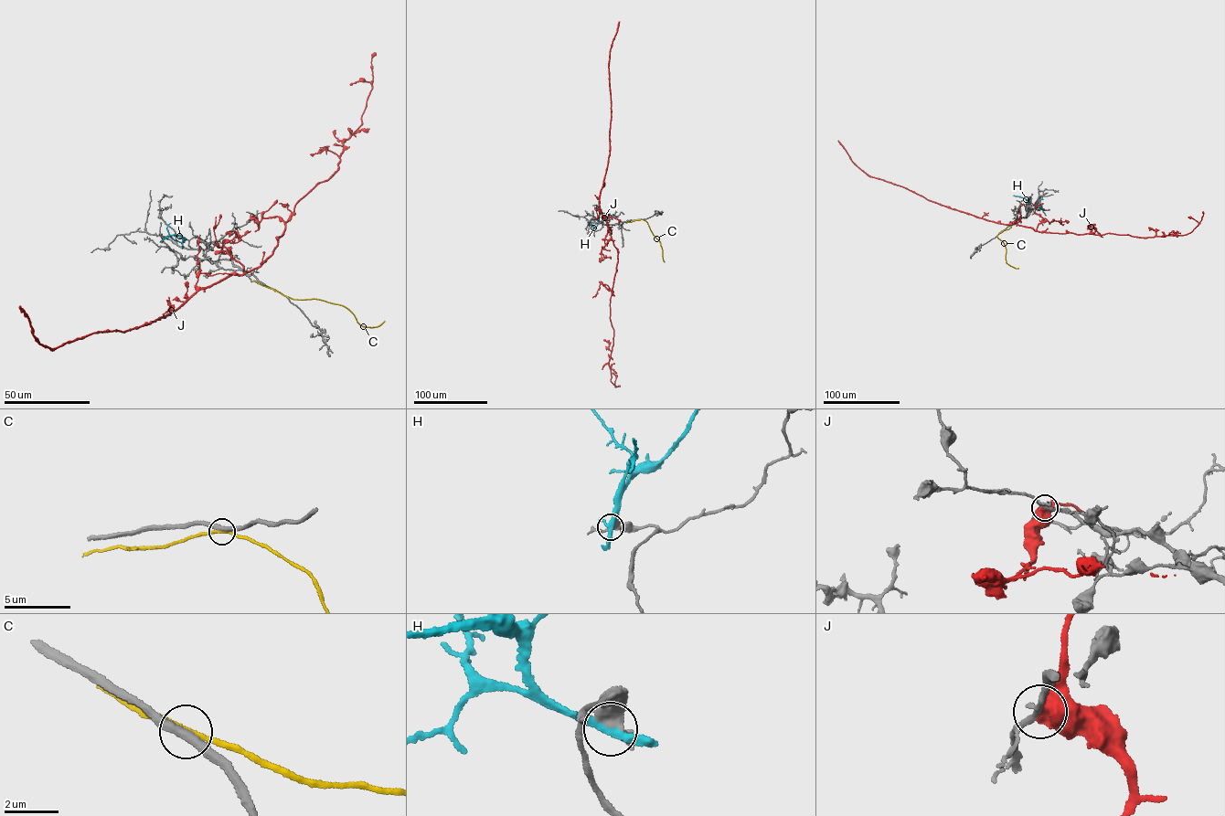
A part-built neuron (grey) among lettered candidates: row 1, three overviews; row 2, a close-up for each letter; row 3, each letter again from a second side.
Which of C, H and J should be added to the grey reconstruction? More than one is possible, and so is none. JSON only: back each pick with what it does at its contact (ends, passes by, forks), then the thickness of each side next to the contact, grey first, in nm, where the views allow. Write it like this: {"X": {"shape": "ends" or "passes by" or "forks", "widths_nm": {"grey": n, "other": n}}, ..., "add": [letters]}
{"C": {"shape": "passes by", "widths_nm": {"grey": 360, "other": 200}}, "add": ["C"]}

